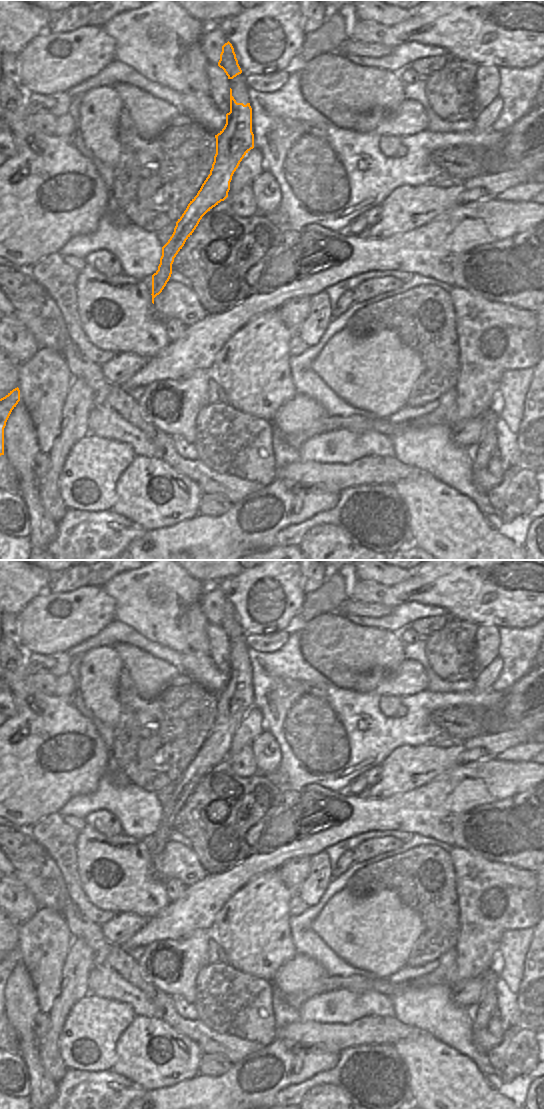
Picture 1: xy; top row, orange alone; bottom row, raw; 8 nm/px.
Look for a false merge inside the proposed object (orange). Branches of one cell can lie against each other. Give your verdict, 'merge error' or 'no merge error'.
merge error

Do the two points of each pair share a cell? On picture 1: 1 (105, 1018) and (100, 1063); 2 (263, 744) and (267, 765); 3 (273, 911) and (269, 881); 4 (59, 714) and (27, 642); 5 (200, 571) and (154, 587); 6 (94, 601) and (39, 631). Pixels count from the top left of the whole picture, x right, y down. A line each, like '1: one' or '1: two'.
1: one
2: one
3: one
4: two
5: two
6: one

